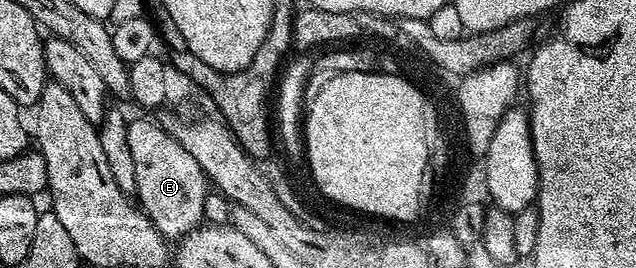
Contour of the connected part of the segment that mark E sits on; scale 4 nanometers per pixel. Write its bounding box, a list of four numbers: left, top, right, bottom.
[127,119,209,238]

